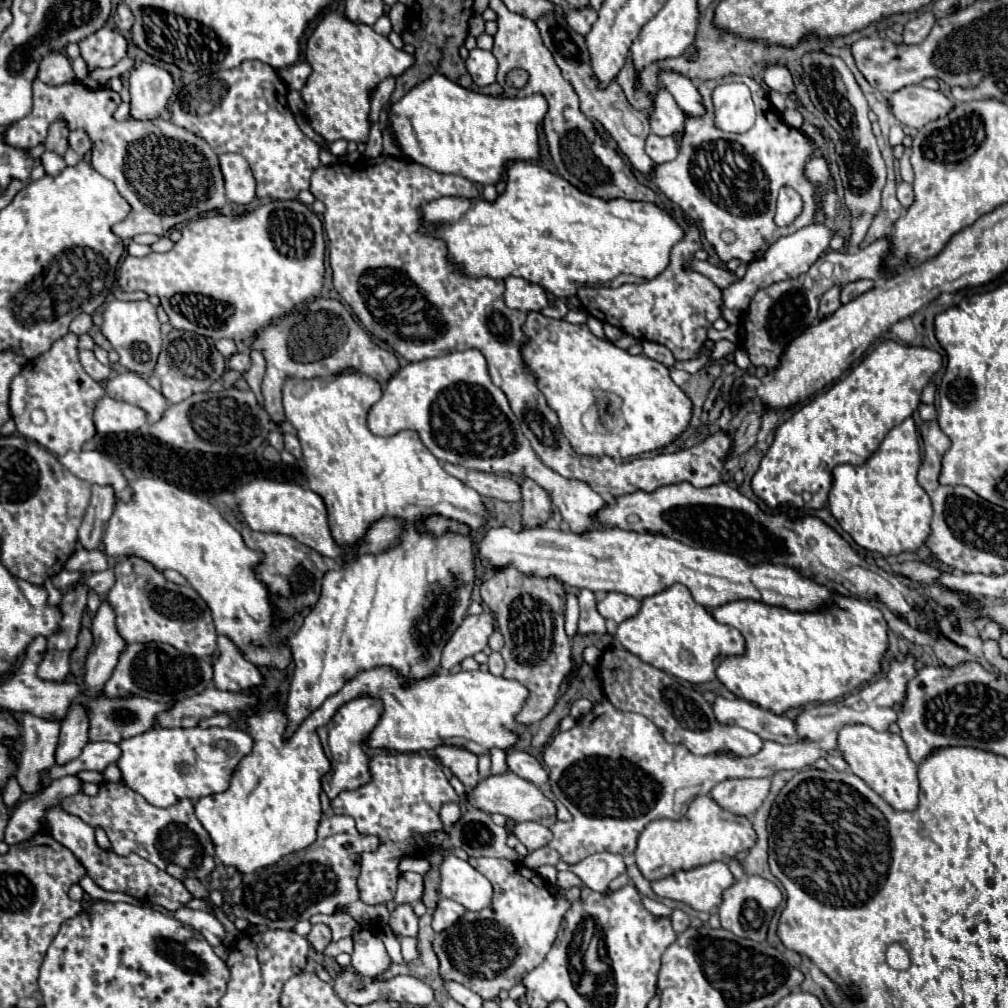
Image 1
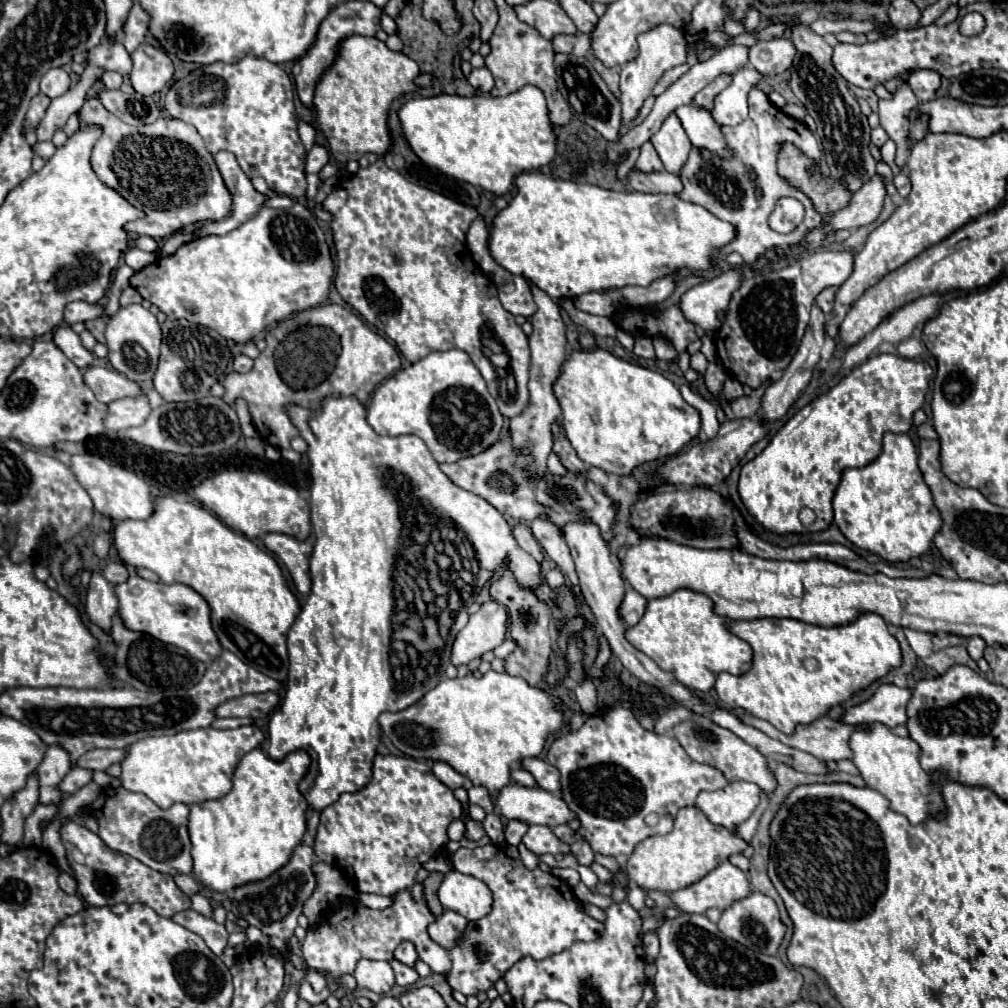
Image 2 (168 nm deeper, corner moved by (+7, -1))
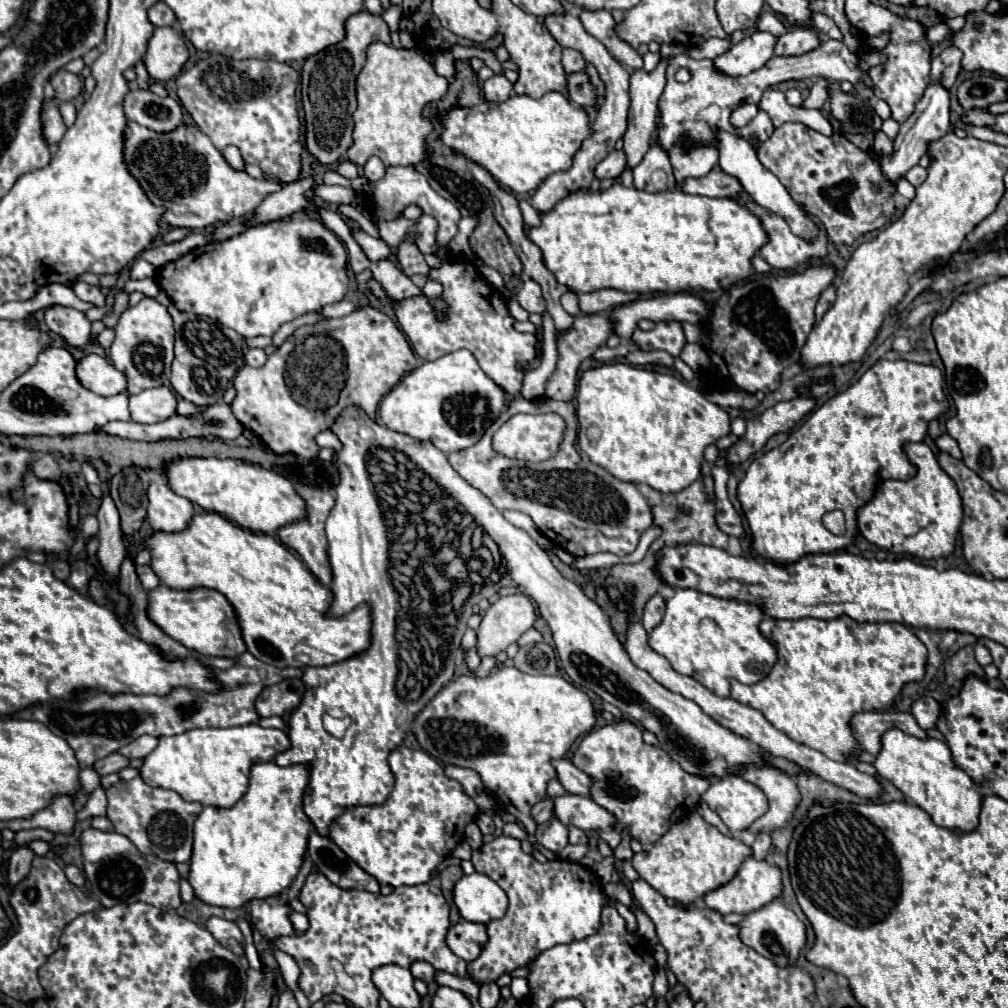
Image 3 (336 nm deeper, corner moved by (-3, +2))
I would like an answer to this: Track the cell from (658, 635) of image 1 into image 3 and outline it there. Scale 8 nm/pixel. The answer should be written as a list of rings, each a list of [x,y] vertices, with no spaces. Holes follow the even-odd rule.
[[[676,588],[674,598],[666,602],[662,622],[650,632],[650,646],[668,658],[680,674],[692,676],[718,696],[730,696],[730,680],[756,684],[768,676],[778,660],[776,648],[762,636],[758,624],[764,612],[758,604],[724,600],[690,588]]]

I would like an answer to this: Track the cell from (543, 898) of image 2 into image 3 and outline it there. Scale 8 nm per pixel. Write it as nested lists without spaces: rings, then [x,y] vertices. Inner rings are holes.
[[[498,836],[492,842],[484,844],[480,850],[474,850],[472,864],[476,872],[486,874],[492,878],[508,896],[510,906],[504,918],[494,920],[488,924],[488,942],[480,954],[478,960],[468,964],[468,976],[476,982],[496,982],[502,974],[510,974],[516,968],[522,968],[538,958],[540,952],[550,950],[558,944],[570,944],[576,940],[582,940],[586,936],[592,936],[600,930],[600,912],[610,902],[604,888],[600,886],[596,874],[578,862],[570,860],[548,860],[546,864],[540,864],[532,858],[532,854],[526,854],[520,846],[520,840],[510,836]]]

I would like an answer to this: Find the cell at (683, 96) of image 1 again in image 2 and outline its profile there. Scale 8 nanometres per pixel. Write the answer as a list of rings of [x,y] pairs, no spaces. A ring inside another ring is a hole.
[[[688,103],[688,105],[678,107],[674,113],[680,119],[680,123],[694,147],[710,149],[712,153],[728,157],[728,149],[724,147],[720,129],[716,127],[712,115],[706,109],[698,107],[696,103]]]

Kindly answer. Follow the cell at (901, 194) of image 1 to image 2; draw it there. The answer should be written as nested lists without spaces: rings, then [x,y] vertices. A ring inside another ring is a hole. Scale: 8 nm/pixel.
[[[898,173],[894,177],[894,185],[896,185],[896,191],[898,191],[900,197],[908,197],[908,193],[910,193],[910,179],[908,179],[906,173]]]

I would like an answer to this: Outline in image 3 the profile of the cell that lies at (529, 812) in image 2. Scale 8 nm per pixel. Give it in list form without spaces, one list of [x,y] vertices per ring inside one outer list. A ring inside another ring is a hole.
[[[574,794],[554,798],[554,816],[562,820],[562,824],[574,824],[584,832],[606,830],[616,824],[616,818],[608,810],[598,806],[592,798]]]

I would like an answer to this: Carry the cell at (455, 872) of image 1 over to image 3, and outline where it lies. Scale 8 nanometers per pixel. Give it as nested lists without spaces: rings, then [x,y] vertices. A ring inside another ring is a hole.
[[[478,872],[458,880],[454,886],[454,902],[464,920],[480,924],[502,918],[508,908],[504,890],[494,880]]]

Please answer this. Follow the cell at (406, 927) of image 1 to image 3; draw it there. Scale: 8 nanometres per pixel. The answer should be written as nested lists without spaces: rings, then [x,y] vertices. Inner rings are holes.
[[[412,964],[412,966],[410,966],[410,972],[412,972],[414,978],[430,984],[430,982],[434,980],[434,972],[436,972],[436,970],[434,970],[432,964]]]

